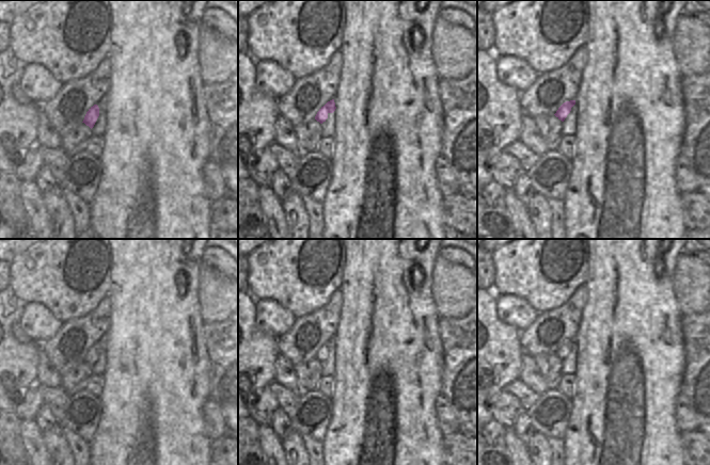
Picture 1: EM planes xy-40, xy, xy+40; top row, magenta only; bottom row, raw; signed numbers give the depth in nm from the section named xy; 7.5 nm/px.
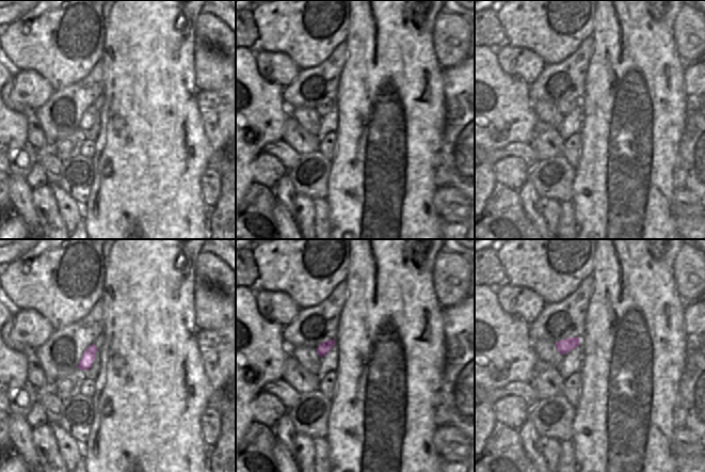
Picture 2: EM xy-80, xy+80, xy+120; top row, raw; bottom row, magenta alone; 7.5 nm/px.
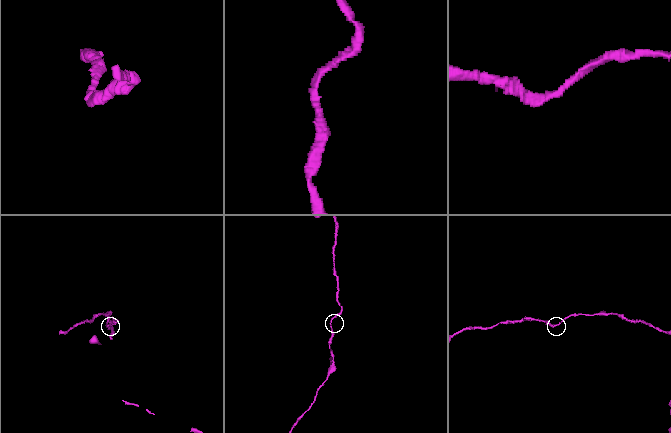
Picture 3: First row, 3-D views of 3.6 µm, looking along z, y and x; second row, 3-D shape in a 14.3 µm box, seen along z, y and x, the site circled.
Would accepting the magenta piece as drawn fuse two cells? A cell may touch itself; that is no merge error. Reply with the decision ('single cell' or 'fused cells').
single cell

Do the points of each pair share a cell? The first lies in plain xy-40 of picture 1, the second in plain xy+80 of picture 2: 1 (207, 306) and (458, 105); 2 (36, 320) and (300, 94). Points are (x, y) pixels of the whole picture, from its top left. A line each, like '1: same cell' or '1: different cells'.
1: different cells
2: different cells

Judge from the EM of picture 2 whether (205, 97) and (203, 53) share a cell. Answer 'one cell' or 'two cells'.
two cells

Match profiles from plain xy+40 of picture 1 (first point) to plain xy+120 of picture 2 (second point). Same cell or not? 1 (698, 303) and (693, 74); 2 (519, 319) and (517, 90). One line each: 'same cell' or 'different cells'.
1: different cells
2: different cells

